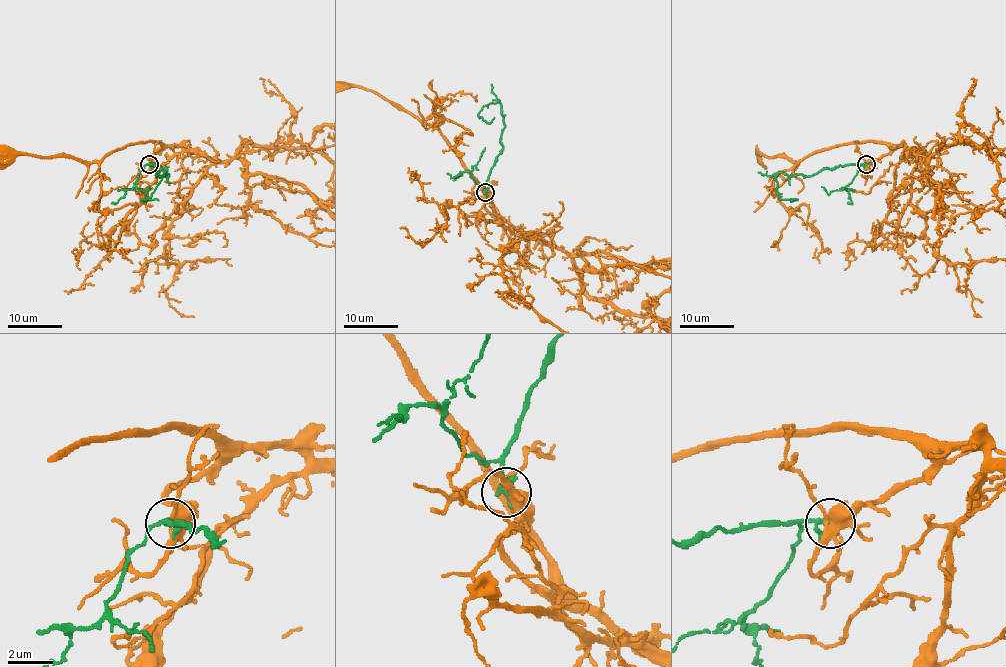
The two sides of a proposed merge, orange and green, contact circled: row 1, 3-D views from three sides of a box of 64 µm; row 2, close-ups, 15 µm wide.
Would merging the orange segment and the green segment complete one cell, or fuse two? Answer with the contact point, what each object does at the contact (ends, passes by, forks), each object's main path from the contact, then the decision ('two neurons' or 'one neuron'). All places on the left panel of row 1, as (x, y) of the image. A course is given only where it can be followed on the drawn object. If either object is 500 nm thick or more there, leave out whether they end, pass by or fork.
at (149, 164); orange forks there; green passes by; orange runs (150, 164), (148, 158), (161, 149), (155, 141), (136, 142), (85, 162), (72, 157); green runs (150, 164), (163, 168), (165, 176), (169, 174), (165, 173), (154, 192), (147, 199), (142, 199), (158, 200); two neurons

